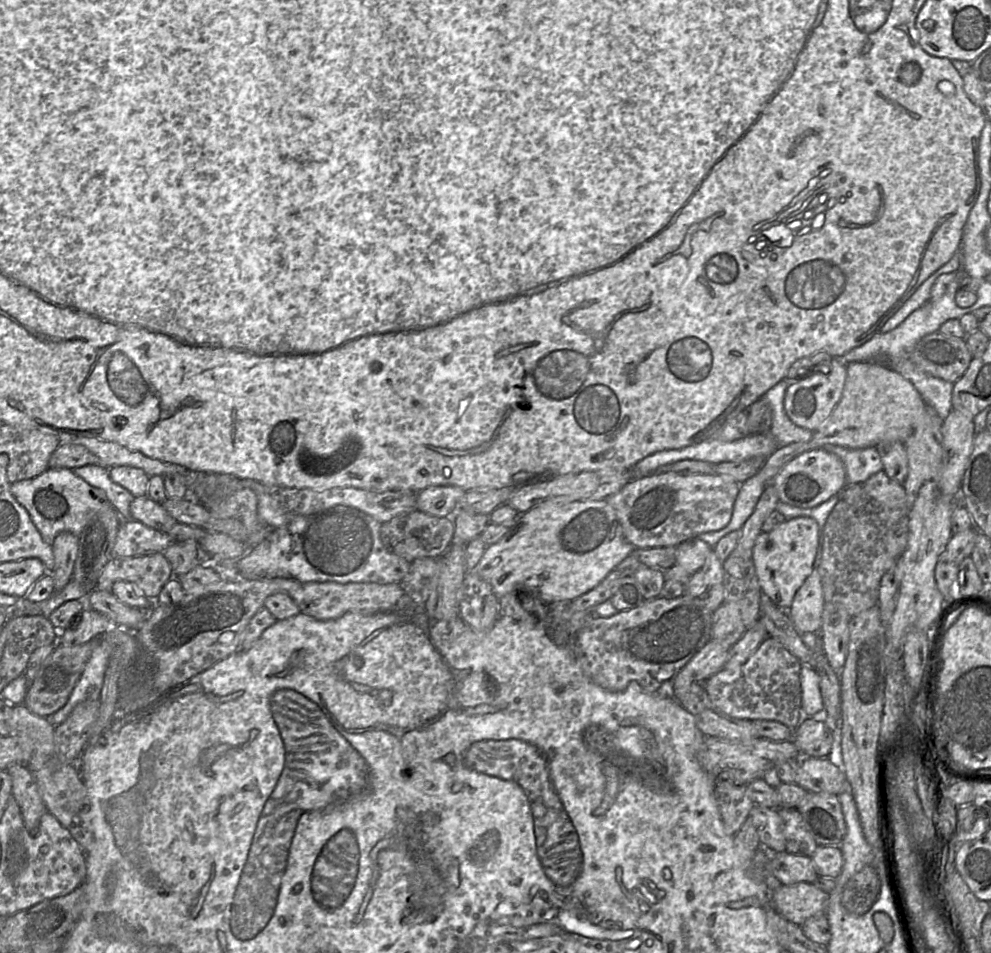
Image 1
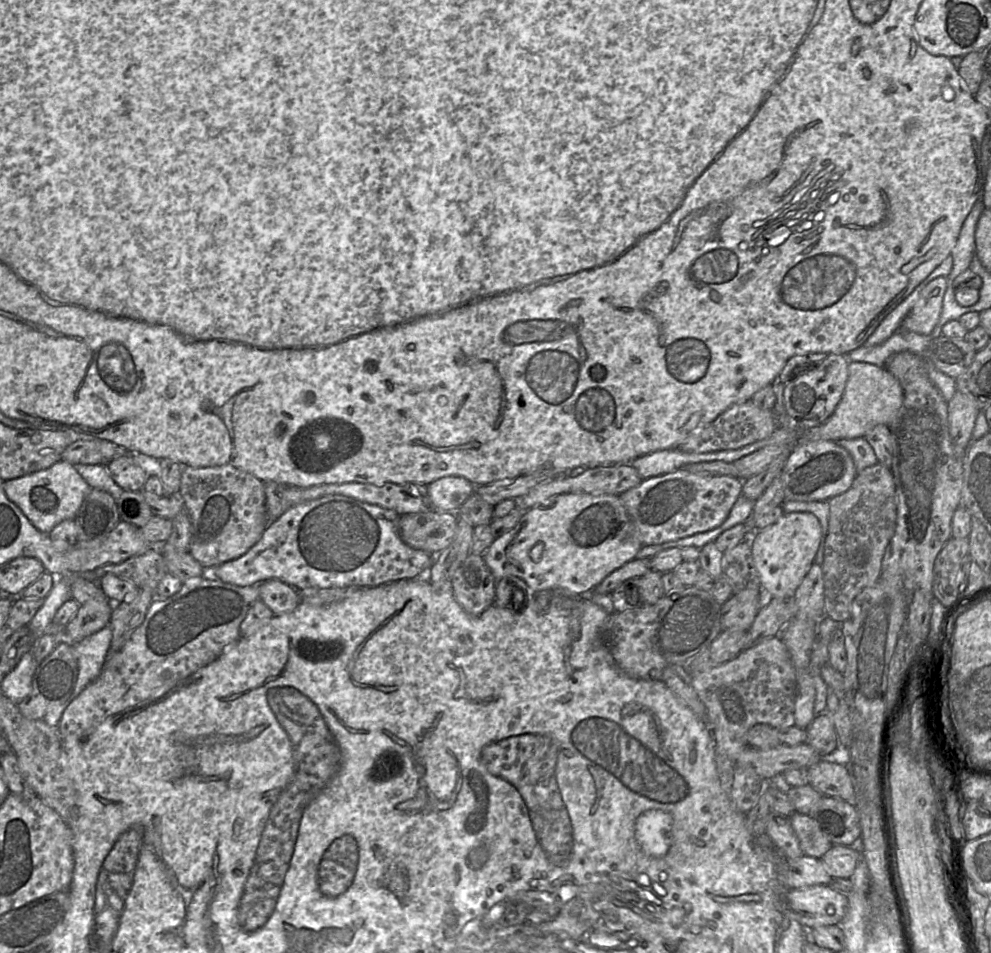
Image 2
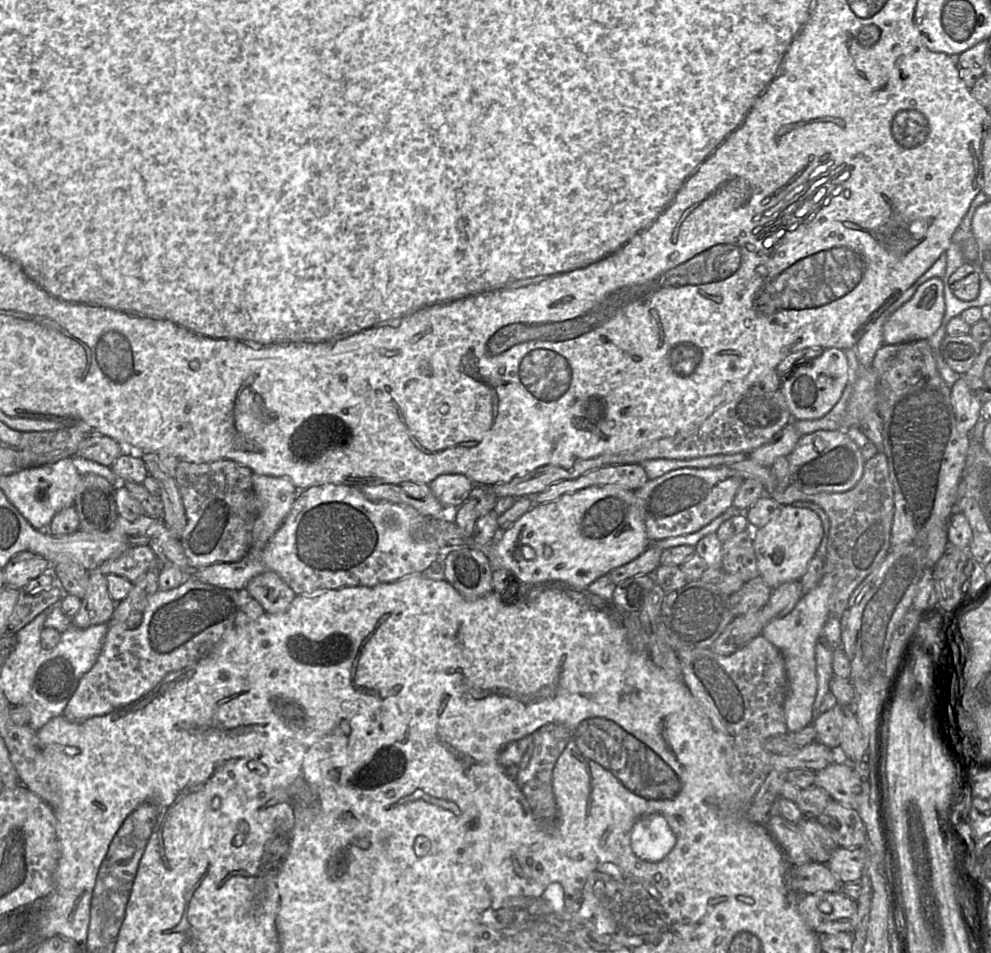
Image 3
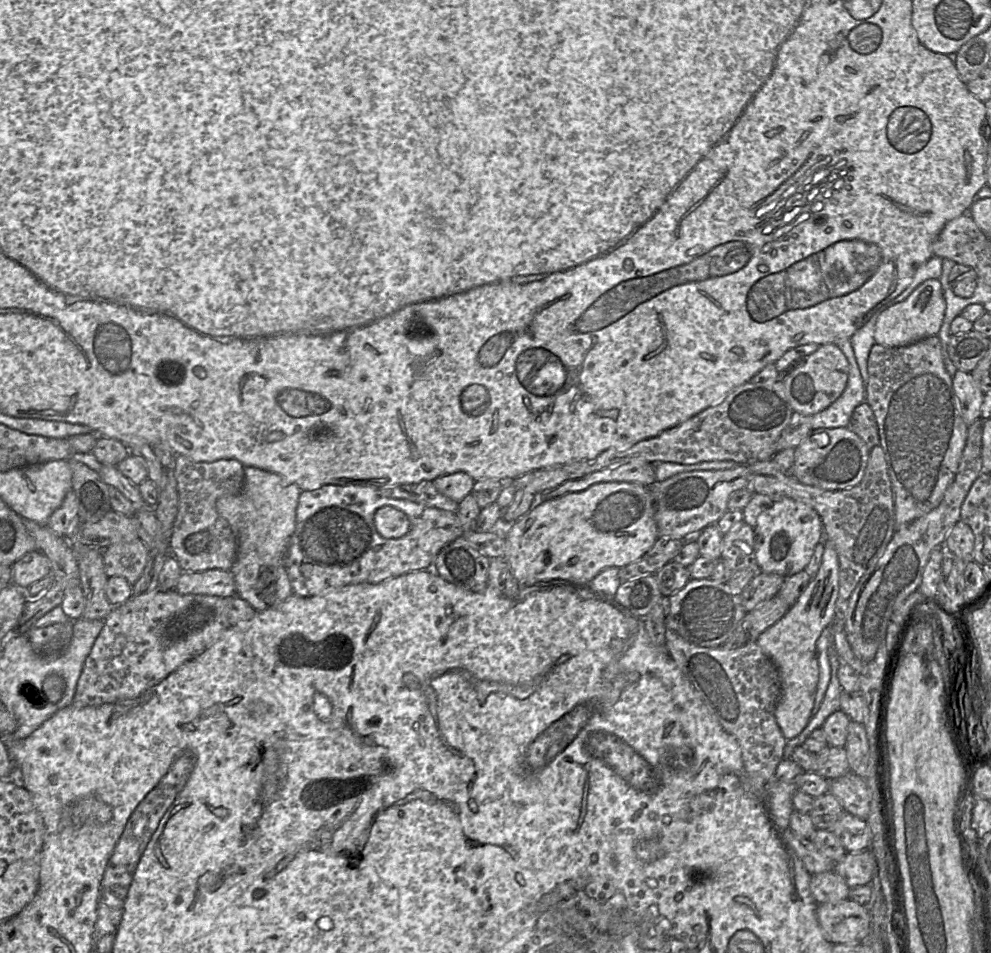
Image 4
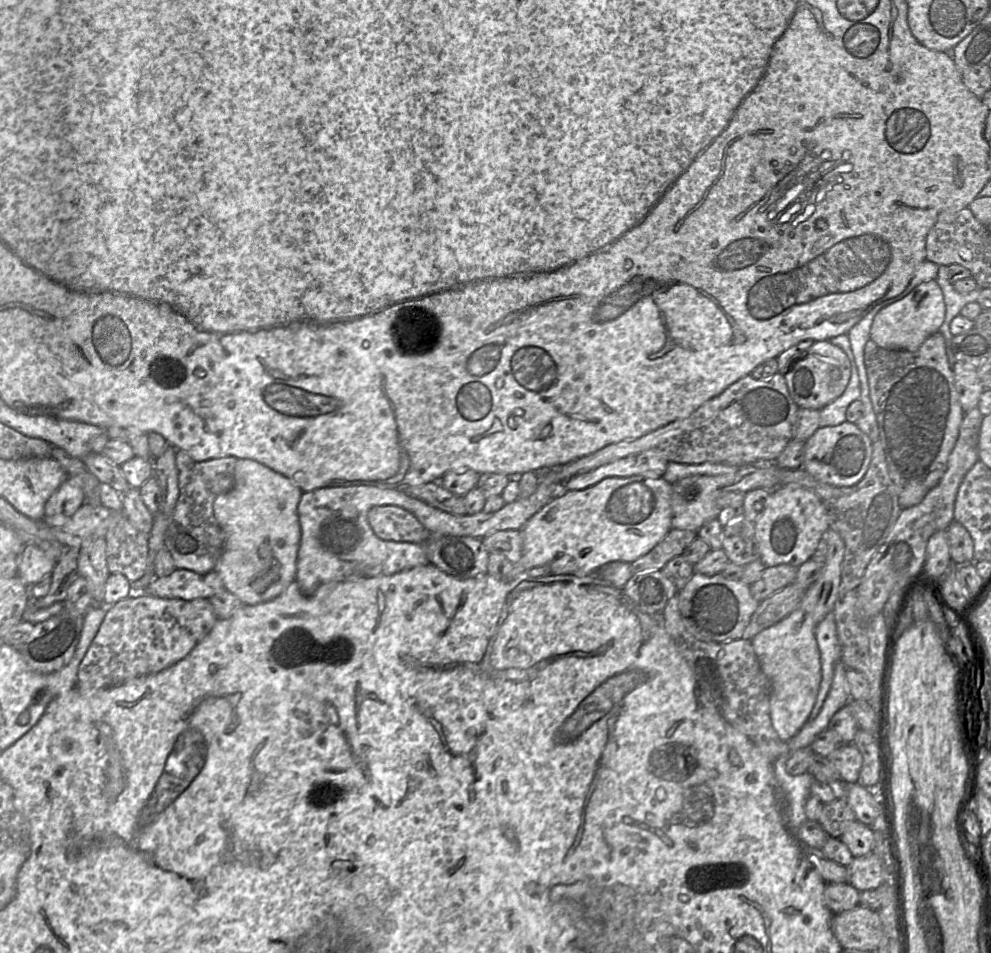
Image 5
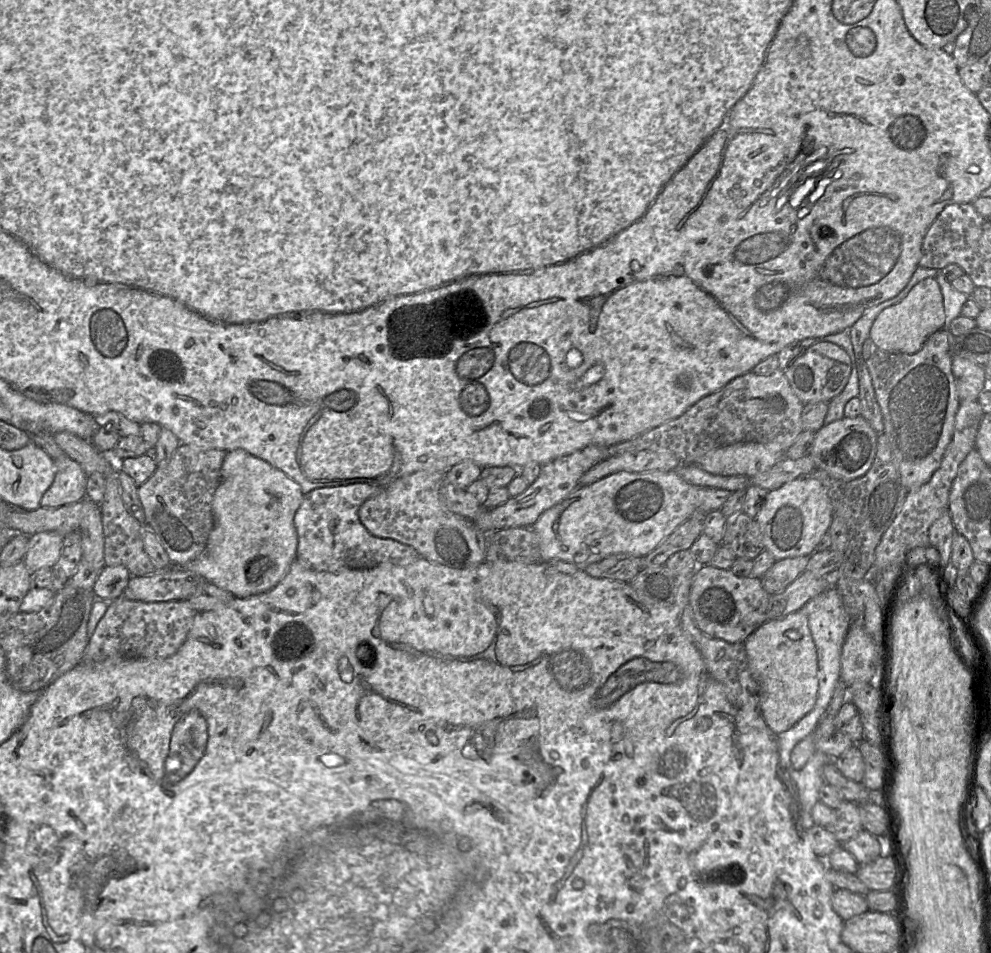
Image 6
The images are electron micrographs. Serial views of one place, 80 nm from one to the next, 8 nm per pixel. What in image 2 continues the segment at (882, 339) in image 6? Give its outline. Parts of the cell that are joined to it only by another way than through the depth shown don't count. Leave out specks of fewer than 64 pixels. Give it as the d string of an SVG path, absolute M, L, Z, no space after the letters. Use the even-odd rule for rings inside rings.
M944 276L937 277L927 284L911 311L903 319L900 330L930 334L940 319L946 288L947 277Z

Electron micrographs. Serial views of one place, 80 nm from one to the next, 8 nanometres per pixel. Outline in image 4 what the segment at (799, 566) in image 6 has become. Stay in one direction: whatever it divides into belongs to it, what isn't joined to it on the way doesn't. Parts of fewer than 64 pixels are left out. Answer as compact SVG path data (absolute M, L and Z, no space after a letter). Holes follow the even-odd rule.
M758 572L741 592L742 605L747 613L770 600L779 592L785 577L776 573Z

